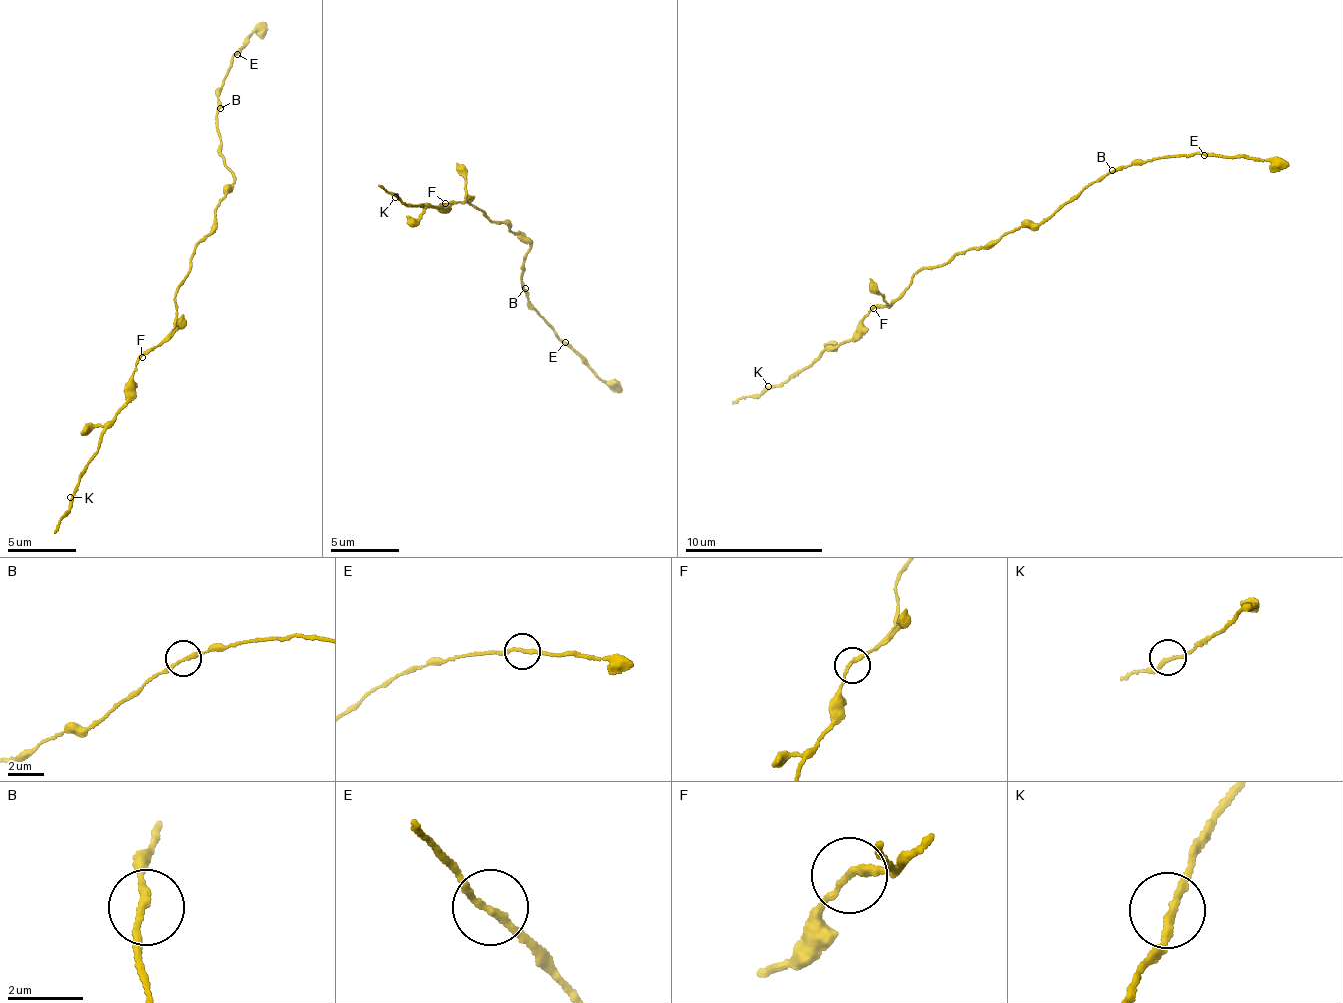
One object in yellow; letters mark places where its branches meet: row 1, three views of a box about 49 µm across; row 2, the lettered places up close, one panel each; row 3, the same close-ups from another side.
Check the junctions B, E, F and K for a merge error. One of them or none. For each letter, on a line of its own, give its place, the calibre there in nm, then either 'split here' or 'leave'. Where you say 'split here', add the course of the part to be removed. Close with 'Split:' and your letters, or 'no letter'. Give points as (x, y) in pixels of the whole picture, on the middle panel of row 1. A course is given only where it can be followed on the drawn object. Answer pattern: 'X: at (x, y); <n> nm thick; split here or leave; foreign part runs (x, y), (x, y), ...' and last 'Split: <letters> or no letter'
B: at (525, 288); 190 nm thick; leave
E: at (565, 342); 190 nm thick; split here; foreign part runs (564, 342), (622, 390)
F: at (445, 203); 180 nm thick; leave
K: at (395, 197); 190 nm thick; leave
Split: E

